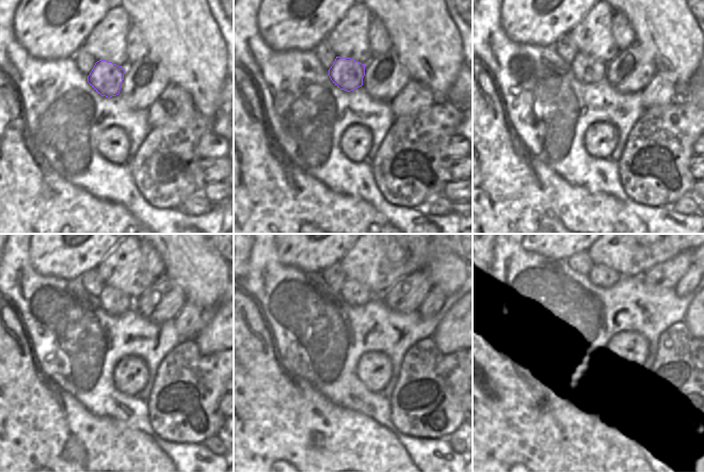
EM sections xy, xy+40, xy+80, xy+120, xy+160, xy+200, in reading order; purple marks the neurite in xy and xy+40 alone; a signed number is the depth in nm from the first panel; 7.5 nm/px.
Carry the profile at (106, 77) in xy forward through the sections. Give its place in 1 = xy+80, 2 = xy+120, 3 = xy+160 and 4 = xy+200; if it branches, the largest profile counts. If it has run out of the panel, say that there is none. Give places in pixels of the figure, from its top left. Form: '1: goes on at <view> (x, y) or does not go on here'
1: goes on at xy+80 (586, 68)
2: goes on at xy+120 (115, 302)
3: goes on at xy+160 (352, 292)
4: goes on at xy+200 (600, 276)

